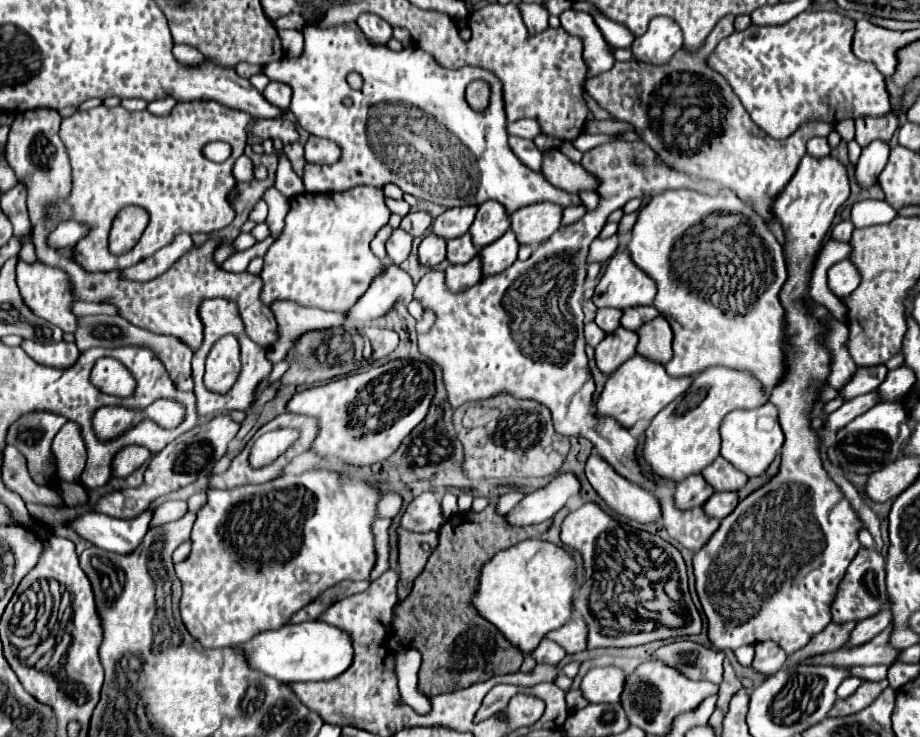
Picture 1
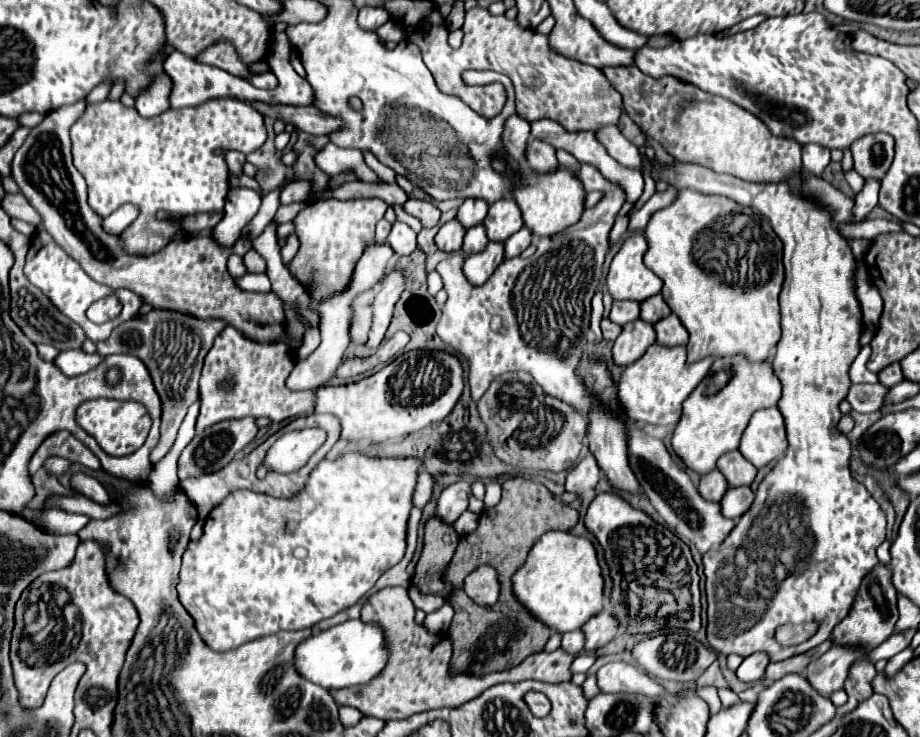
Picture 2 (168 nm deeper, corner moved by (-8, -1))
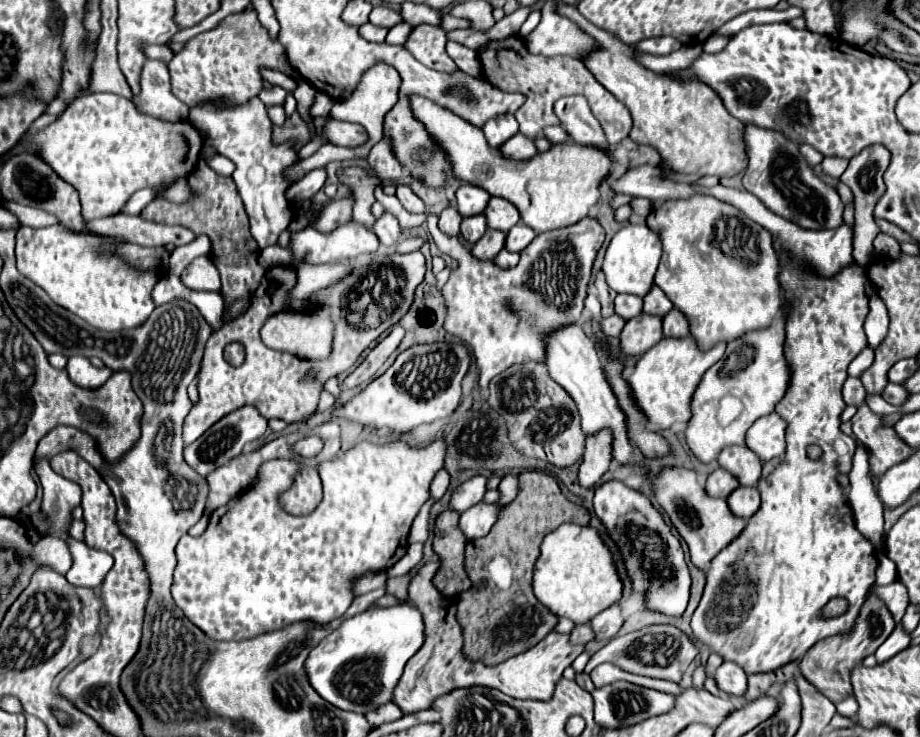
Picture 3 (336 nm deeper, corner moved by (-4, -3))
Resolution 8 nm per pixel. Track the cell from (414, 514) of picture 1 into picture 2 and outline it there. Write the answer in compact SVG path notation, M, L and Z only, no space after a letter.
M458 481L446 487L438 499L436 517L446 519L446 523L452 525L468 509L468 499L470 499L470 483Z

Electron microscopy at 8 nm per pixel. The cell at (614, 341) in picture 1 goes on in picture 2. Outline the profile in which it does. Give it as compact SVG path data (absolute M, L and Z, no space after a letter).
M642 319L626 323L622 327L620 337L614 343L614 349L612 349L614 363L620 367L634 363L636 359L640 359L644 355L644 351L654 341L656 341L656 331L654 331L652 323L646 323Z

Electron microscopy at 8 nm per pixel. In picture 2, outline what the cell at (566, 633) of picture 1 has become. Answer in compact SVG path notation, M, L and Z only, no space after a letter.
M602 611L598 615L594 615L584 627L584 635L586 635L586 649L594 651L598 647L604 647L606 643L610 643L616 635L618 629L618 621L614 619L612 613Z

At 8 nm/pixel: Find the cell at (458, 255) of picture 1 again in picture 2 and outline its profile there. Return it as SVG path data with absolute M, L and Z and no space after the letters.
M476 225L476 227L470 227L464 235L464 245L462 245L462 251L466 255L470 253L478 253L486 247L488 243L488 237L486 237L486 229L482 225Z

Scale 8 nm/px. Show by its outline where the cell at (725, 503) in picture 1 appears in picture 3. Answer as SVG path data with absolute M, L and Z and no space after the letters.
M738 487L728 495L728 505L736 517L748 519L760 507L760 493L756 487Z

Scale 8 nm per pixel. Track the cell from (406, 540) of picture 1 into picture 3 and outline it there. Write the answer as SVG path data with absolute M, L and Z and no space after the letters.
M446 509L436 517L434 523L434 553L440 557L440 569L432 583L442 595L458 595L474 587L464 571L464 545L466 537L458 529L458 513Z

